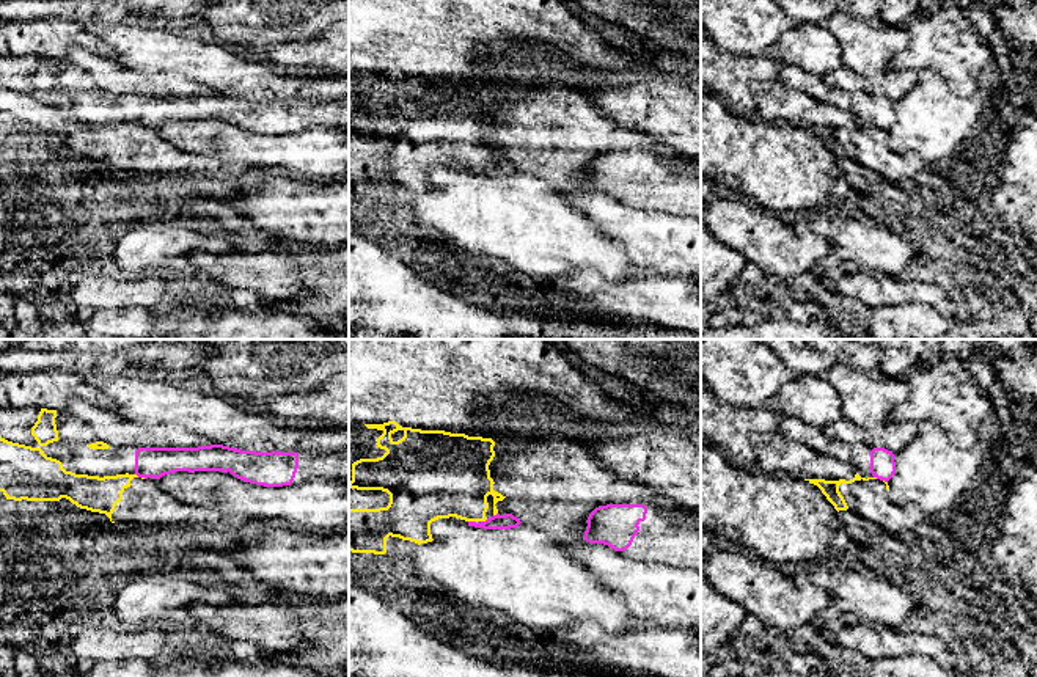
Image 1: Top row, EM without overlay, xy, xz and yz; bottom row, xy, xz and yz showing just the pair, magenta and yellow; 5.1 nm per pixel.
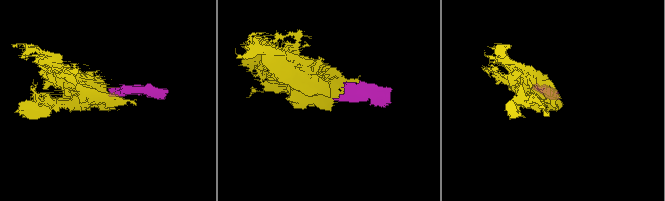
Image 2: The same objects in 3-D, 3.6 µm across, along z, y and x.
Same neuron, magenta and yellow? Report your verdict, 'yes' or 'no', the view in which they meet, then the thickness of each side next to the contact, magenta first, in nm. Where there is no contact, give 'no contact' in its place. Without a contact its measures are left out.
yes | xz | 80/380 nm

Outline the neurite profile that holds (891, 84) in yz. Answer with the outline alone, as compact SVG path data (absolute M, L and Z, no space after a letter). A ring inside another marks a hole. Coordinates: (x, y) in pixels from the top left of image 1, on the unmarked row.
M841 66L822 79L826 85L839 88L848 94L866 91L874 96L885 96L896 102L914 86L918 77L918 72L886 69L881 74L866 79L852 69Z

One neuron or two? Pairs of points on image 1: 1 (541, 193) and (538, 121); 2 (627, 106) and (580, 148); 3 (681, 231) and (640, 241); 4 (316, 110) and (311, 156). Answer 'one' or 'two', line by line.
1: two
2: two
3: one
4: two

